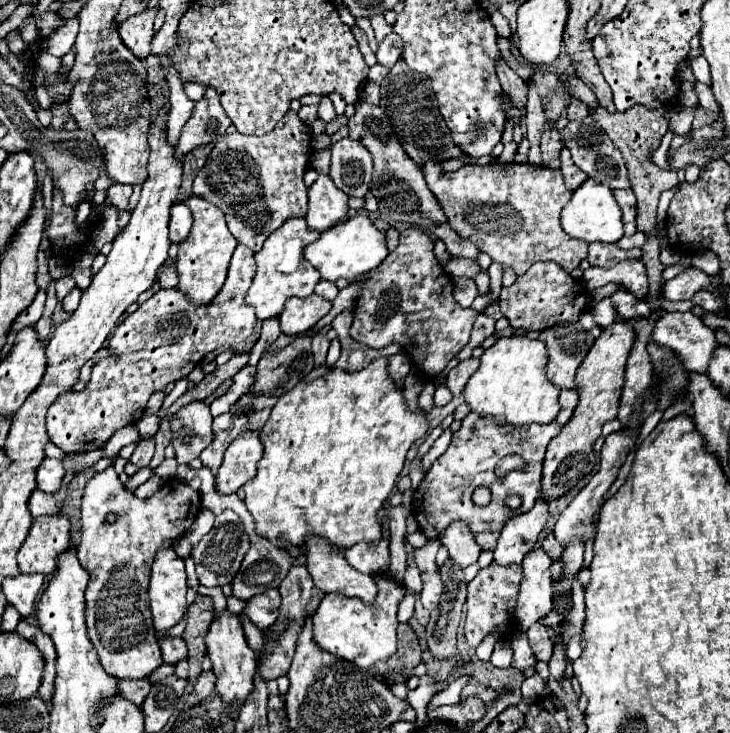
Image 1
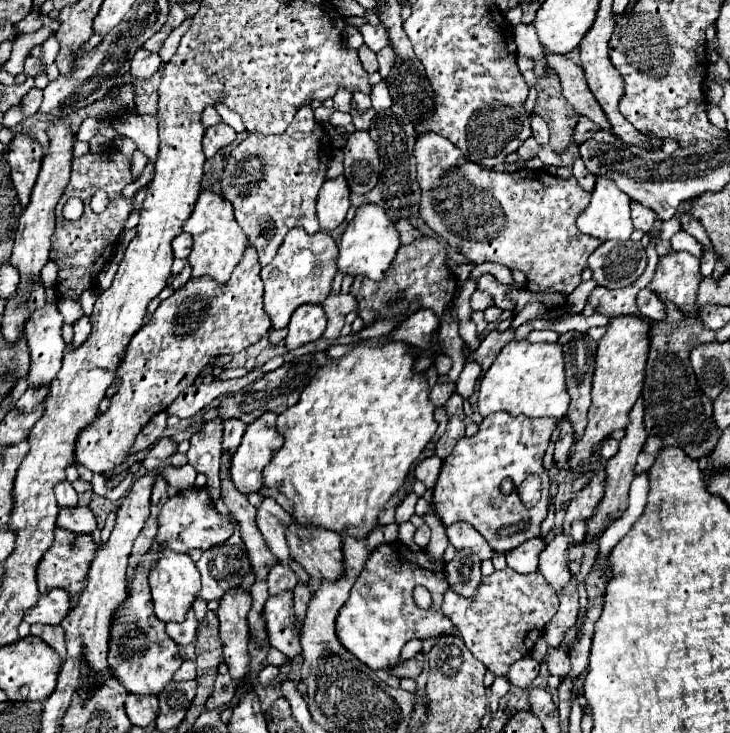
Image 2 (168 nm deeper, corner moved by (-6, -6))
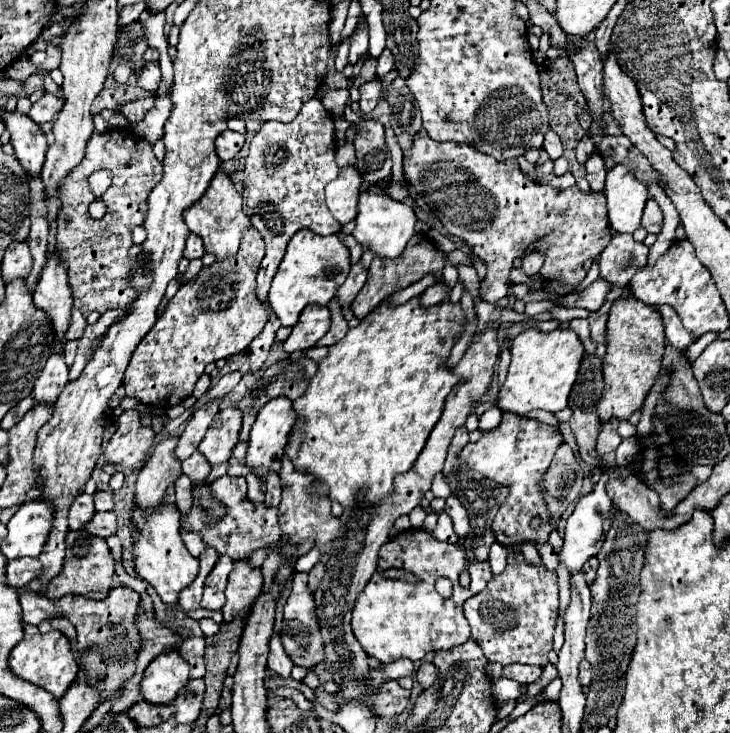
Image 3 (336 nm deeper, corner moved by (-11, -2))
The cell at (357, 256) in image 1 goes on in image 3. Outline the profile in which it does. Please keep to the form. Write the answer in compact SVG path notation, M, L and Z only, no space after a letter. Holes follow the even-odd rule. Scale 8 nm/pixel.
M362 192L360 200L358 200L356 228L354 228L352 236L358 240L358 244L362 246L364 252L372 250L376 256L396 258L406 248L406 242L414 236L414 224L416 224L416 214L404 202L392 200L390 196L382 196L382 194Z

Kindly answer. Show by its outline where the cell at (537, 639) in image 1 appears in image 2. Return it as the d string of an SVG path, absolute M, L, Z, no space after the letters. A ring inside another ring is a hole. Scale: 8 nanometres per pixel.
M549 650L549 670L551 670L553 676L565 678L571 672L569 656L563 654L561 650Z

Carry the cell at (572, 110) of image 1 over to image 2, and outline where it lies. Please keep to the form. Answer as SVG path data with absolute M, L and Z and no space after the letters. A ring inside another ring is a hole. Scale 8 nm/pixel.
M581 116L581 120L579 120L579 124L577 124L577 128L575 128L575 136L573 136L573 140L575 140L575 144L579 146L579 144L583 144L583 142L587 142L595 132L599 132L601 128L597 128L587 116Z

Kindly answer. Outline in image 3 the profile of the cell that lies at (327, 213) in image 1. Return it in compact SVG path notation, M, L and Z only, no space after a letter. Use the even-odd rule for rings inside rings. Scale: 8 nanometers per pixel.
M354 166L340 168L338 178L334 178L326 186L326 206L340 224L346 224L356 218L360 186L362 178Z

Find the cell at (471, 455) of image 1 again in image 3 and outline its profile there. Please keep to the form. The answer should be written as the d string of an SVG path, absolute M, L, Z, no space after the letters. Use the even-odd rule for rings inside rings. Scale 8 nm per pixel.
M504 414L502 422L494 428L482 434L478 442L468 442L464 450L458 454L460 460L468 462L468 466L482 476L490 480L506 480L506 486L510 488L510 494L506 498L506 504L500 506L494 522L492 532L496 536L496 542L502 546L516 546L524 542L536 542L542 544L548 540L548 534L552 530L548 506L544 502L544 488L542 478L562 442L562 434L544 422L522 418L516 414ZM532 516L542 518L542 526L538 530L530 528Z

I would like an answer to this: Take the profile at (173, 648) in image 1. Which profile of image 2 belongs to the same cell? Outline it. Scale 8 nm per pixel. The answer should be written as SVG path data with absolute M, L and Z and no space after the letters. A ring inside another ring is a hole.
M193 608L187 612L187 618L179 624L179 622L169 622L167 624L167 634L181 646L189 646L195 640L197 634L197 618Z

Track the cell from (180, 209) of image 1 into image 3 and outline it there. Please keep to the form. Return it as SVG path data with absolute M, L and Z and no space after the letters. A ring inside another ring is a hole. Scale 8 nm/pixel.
M190 234L186 240L186 248L184 248L184 258L192 260L192 258L202 258L204 248L202 248L202 240L196 234Z

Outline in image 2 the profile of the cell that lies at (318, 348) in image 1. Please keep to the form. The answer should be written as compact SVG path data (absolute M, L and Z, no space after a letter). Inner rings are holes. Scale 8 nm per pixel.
M329 294L329 298L321 304L327 316L327 330L323 338L337 338L345 324L345 316L357 310L357 302L351 294Z

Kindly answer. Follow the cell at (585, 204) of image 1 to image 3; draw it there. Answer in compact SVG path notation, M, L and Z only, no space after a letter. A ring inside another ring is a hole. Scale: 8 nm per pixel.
M616 164L608 170L604 196L608 200L608 222L614 232L632 234L640 226L640 216L648 200L648 188L632 176L632 172Z

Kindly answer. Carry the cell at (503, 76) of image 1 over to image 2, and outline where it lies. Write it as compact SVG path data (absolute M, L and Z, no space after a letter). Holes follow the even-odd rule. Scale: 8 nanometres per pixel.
M537 114L531 116L531 128L533 128L533 138L539 142L539 146L547 146L549 144L549 128L543 122L543 118L539 118Z

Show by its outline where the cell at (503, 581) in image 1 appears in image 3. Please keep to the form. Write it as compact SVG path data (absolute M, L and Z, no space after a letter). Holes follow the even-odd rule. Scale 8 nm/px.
M514 546L514 552L516 562L494 576L482 592L464 602L464 616L472 626L474 642L478 642L488 662L546 666L558 616L556 572L546 570L544 564L528 566L520 558L520 546Z

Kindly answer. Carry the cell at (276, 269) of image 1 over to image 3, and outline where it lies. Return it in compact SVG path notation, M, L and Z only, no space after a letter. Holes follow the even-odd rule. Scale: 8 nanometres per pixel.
M308 228L298 230L288 242L286 254L272 278L272 286L268 292L268 302L274 314L280 318L282 326L294 326L300 312L308 304L328 304L336 296L336 290L344 284L348 270L350 254L336 234L320 236Z

